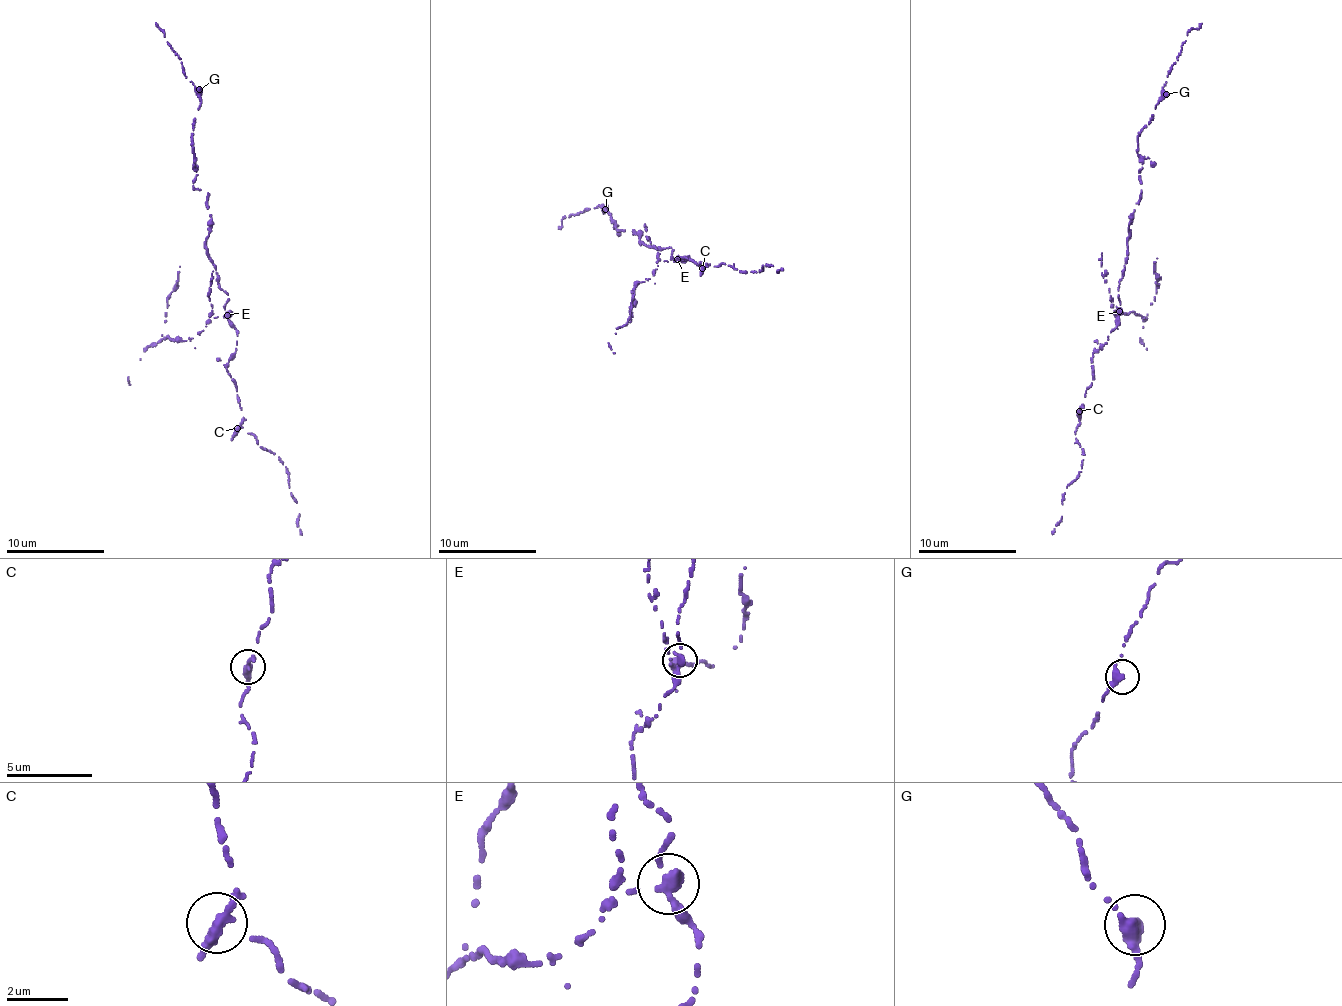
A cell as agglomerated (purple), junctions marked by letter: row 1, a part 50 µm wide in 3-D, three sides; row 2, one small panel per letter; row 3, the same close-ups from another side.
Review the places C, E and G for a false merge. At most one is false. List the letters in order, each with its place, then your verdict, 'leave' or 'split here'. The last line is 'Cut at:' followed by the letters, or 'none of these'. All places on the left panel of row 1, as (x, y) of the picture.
C: (237, 428) | leave
E: (227, 315) | split here
G: (199, 89) | leave
Cut at: E

